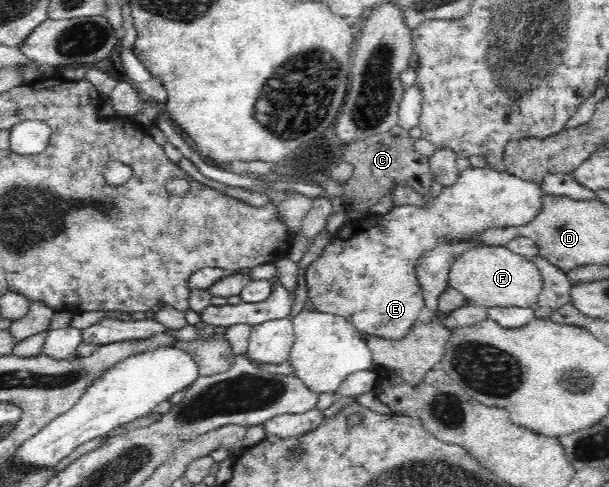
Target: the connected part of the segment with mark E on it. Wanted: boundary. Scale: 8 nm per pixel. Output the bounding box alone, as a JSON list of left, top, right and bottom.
[306,166,543,339]

